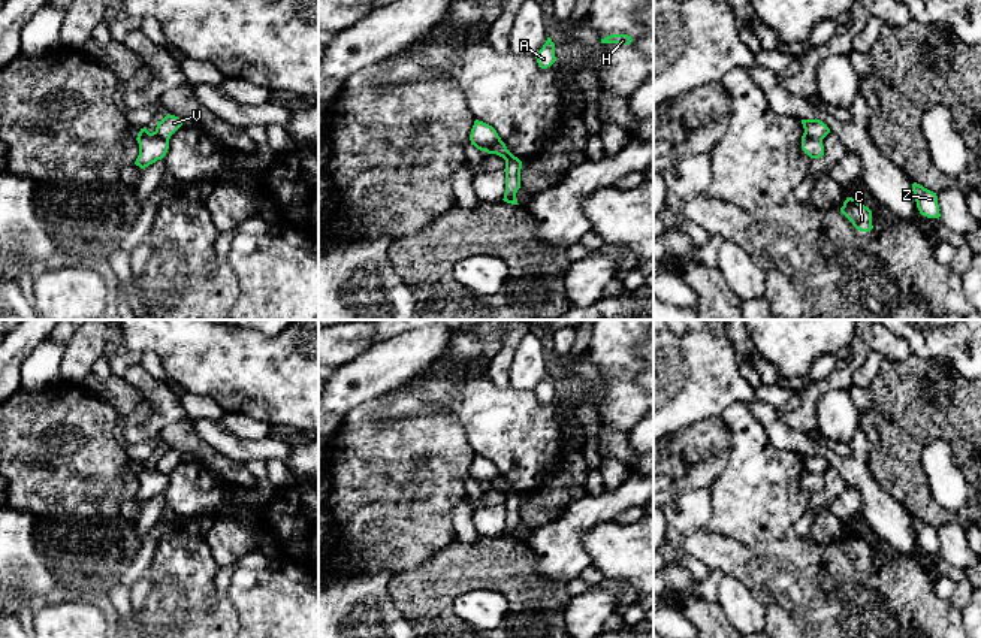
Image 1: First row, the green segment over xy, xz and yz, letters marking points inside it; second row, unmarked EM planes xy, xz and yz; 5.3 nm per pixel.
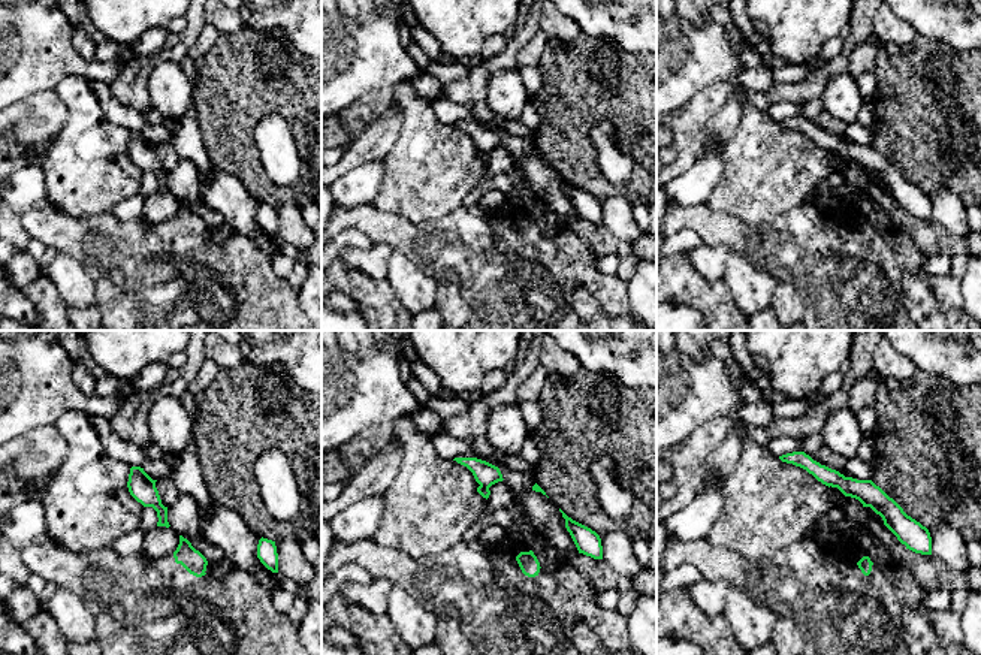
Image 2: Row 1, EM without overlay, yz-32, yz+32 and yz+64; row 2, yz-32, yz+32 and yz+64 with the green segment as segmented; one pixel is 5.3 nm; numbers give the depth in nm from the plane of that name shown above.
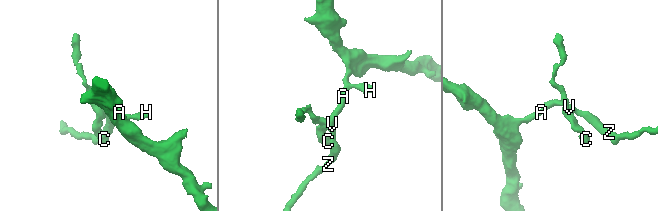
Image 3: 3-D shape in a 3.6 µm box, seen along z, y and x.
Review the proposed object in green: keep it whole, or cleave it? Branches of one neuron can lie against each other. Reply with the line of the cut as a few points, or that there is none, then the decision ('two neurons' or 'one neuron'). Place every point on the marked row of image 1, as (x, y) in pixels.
yz (805, 132), (821, 141) | two neurons

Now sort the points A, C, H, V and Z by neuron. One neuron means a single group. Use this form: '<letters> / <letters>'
A H V Z / C

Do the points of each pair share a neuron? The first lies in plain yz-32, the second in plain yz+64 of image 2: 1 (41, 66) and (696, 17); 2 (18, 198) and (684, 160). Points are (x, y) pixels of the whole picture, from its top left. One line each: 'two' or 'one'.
1: two
2: two

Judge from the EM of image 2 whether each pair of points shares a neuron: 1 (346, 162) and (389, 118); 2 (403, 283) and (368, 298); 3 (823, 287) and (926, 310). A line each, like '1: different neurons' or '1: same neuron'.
1: same neuron
2: different neurons
3: different neurons

